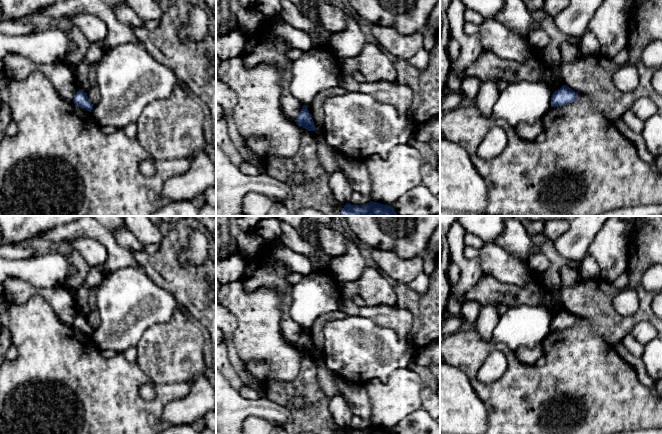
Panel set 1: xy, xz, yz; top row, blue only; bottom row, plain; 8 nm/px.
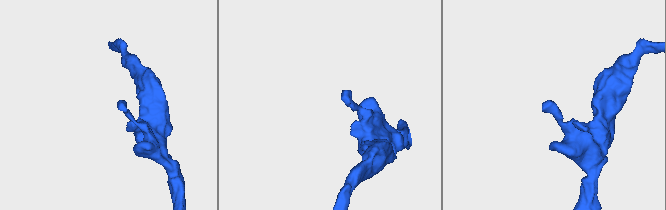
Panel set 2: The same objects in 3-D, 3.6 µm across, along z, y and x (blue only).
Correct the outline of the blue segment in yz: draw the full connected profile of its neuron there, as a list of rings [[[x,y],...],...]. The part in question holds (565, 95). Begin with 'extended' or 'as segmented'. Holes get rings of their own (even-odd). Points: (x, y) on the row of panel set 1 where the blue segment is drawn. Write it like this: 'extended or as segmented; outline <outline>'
as segmented; outline [[[566,85],[552,94],[551,107],[564,106],[572,103],[578,98],[578,93]]]

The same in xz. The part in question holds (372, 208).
as segmented; outline [[[370,201],[362,206],[346,204],[341,216],[397,216],[397,214],[391,206]]]

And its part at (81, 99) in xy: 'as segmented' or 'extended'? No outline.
as segmented

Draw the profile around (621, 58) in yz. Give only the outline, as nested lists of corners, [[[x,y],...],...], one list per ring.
[[[624,48],[620,52],[618,52],[614,56],[613,61],[618,67],[624,66],[625,64],[629,63],[627,48]]]

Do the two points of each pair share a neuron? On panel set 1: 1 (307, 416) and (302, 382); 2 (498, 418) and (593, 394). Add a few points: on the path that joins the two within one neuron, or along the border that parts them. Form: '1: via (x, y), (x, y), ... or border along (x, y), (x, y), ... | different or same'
1: via (312, 408), (312, 392), (310, 390) | same
2: via (522, 411), (556, 377), (569, 389) | same

